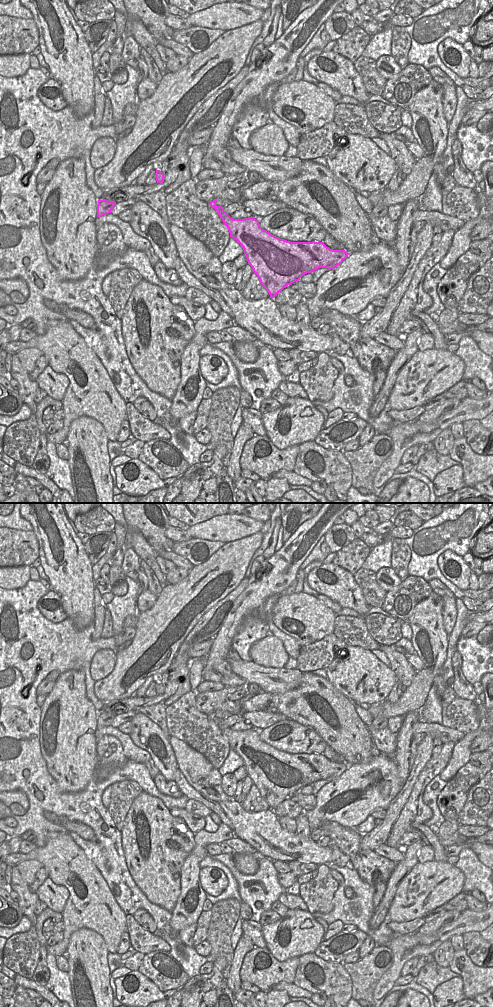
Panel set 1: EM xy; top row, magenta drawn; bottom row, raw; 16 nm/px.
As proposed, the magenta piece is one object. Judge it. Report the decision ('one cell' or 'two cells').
one cell

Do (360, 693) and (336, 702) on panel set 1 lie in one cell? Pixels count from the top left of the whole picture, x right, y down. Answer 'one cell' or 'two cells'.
two cells

